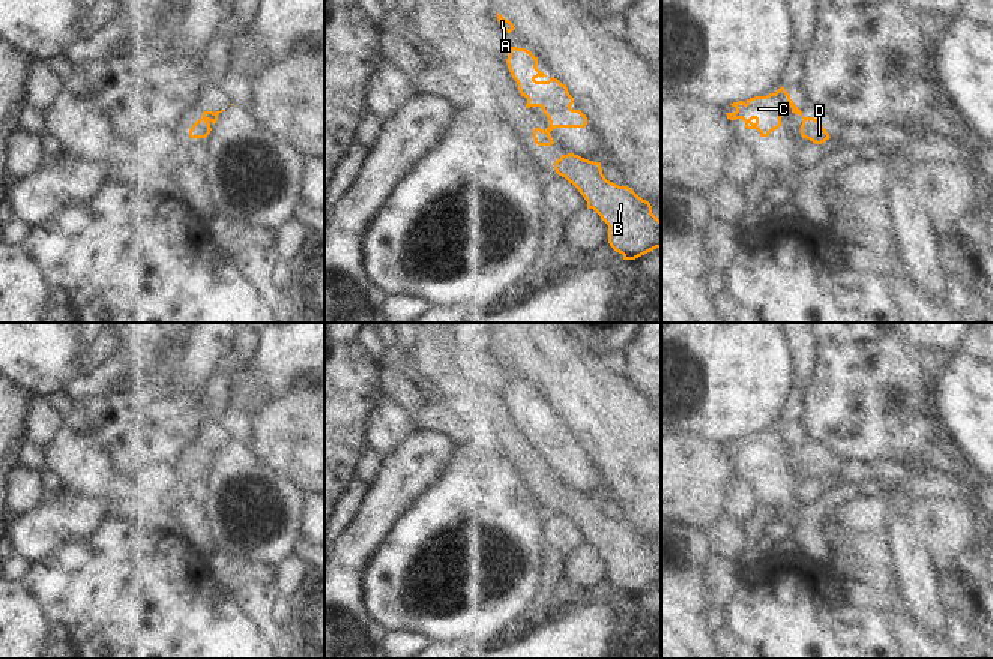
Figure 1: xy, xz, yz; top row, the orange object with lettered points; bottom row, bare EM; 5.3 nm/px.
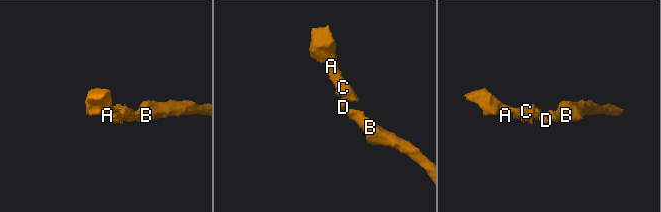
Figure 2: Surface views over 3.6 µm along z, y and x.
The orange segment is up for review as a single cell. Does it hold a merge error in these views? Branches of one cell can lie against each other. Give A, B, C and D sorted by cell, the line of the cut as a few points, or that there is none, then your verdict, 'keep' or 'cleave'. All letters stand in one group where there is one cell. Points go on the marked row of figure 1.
A C / B D | xy (202, 117), (206, 120) | cleave

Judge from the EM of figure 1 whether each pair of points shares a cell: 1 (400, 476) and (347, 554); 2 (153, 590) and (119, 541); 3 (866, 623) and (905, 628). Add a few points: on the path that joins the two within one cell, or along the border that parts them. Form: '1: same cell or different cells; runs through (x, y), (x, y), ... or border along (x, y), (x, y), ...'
1: same cell; runs through (389, 496), (364, 535)
2: same cell; runs through (141, 578), (119, 553)
3: different cells; border along (879, 605), (894, 622), (894, 629), (902, 643)

